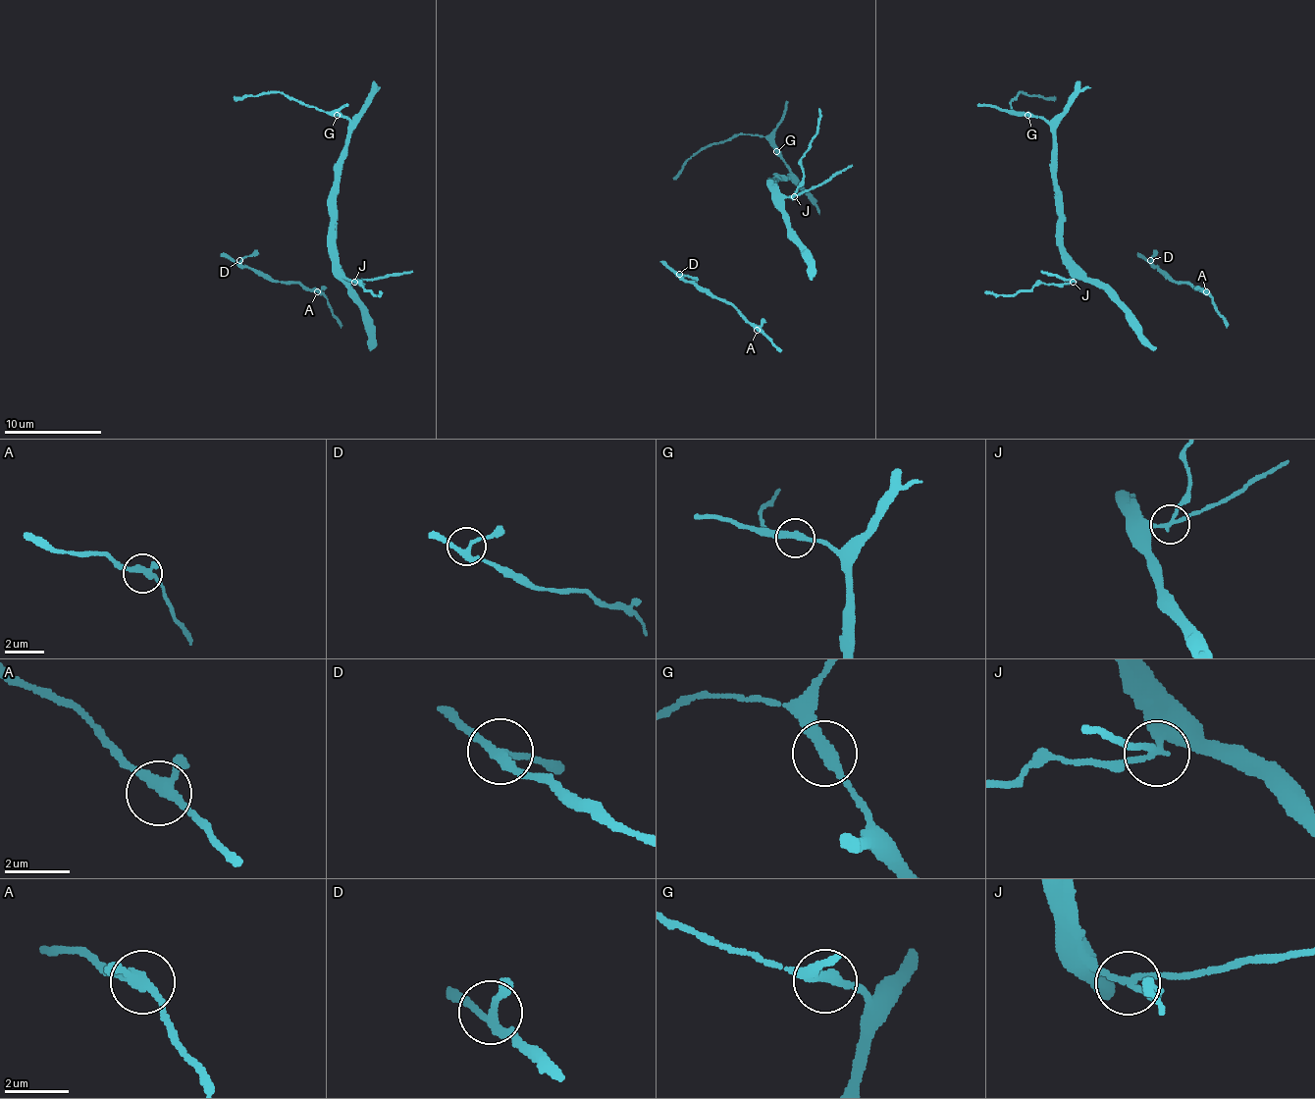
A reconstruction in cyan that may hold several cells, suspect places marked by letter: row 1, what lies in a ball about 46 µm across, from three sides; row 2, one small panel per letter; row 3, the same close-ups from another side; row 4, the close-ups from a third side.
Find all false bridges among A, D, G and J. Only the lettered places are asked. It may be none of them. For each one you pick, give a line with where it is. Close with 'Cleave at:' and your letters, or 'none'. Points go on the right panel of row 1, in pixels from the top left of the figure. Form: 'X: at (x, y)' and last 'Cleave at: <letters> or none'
J: at (1073, 282)
Cleave at: J

